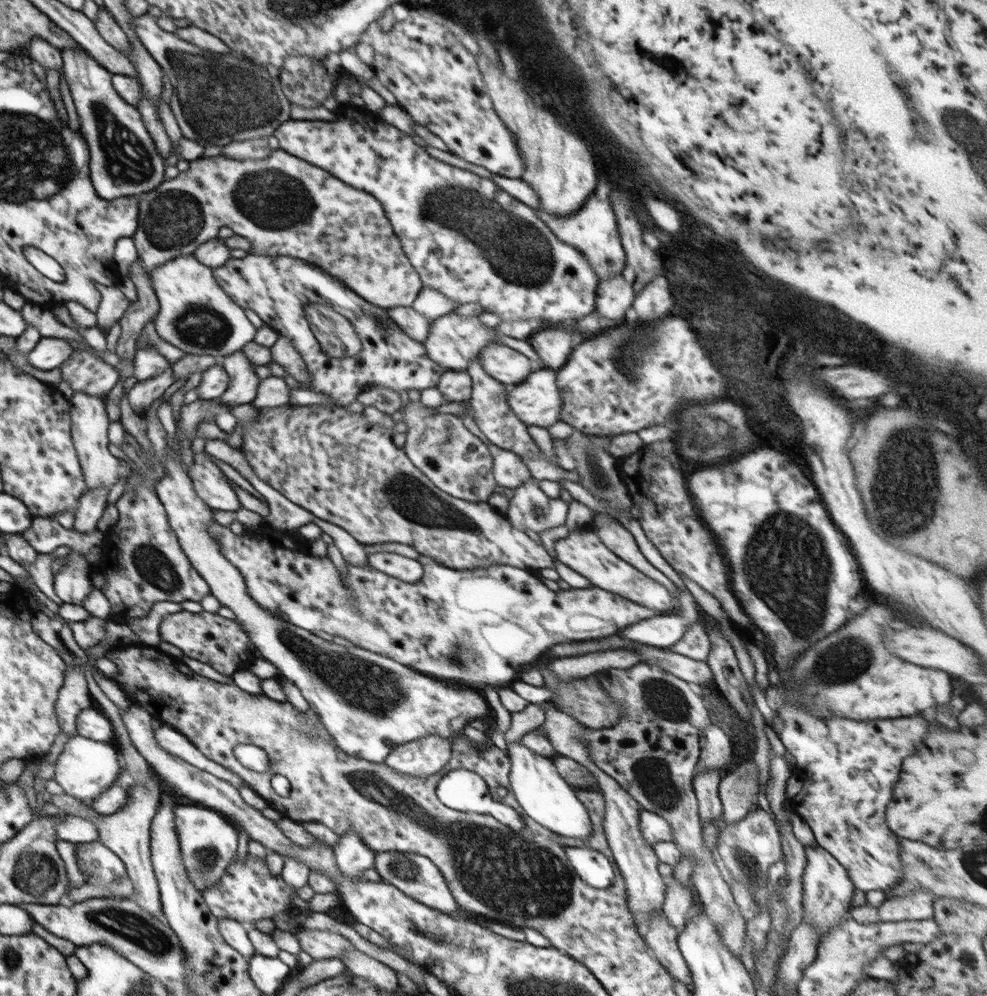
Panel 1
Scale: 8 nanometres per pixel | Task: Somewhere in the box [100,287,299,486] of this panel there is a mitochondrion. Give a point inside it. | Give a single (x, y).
(198, 325)

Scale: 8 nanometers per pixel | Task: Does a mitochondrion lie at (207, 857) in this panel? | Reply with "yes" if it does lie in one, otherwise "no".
yes

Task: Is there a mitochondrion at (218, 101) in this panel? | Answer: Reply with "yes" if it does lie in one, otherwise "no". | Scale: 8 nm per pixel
yes

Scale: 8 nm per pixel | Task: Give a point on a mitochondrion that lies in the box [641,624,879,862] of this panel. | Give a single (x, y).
(843, 662)

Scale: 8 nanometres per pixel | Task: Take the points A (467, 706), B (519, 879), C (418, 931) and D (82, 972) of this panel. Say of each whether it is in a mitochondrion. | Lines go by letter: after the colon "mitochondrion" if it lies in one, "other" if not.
A: other
B: mitochondrion
C: mitochondrion
D: other

